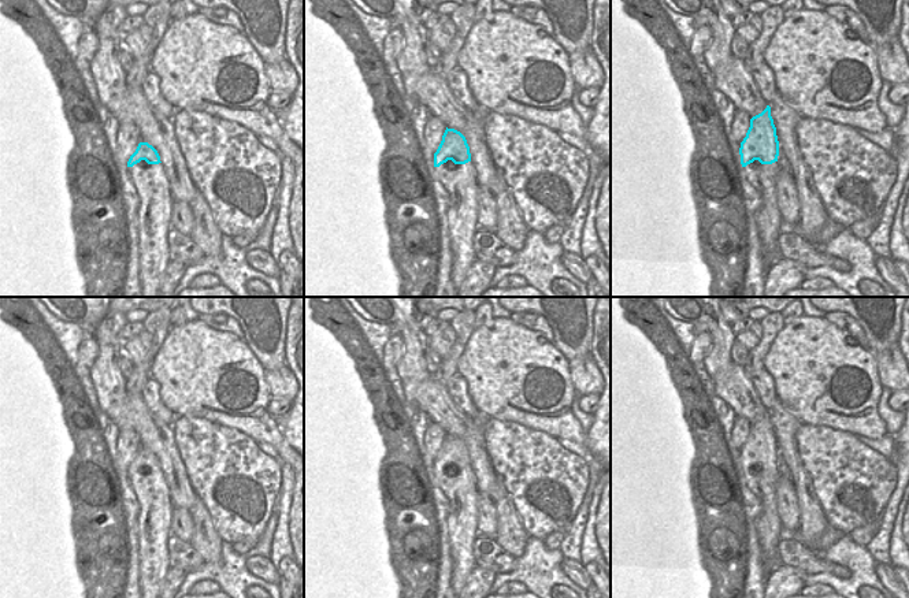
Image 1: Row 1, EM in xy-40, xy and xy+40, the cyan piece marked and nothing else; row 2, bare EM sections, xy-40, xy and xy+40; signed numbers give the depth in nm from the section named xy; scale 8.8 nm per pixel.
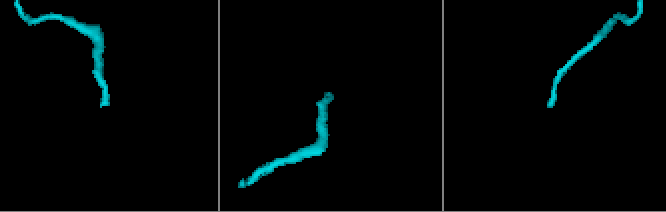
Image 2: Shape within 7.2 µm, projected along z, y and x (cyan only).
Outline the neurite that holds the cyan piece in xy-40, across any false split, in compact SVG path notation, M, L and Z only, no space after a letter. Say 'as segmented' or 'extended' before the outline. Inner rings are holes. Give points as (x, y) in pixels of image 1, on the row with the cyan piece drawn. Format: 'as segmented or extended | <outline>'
extended | M140 142L127 167L141 201L138 207L138 279L142 297L157 297L170 261L168 231L174 198L157 151Z

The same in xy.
extended | M448 129L434 153L434 167L439 182L449 193L448 224L453 267L450 279L459 289L471 264L476 260L472 238L478 224L478 182L465 137Z

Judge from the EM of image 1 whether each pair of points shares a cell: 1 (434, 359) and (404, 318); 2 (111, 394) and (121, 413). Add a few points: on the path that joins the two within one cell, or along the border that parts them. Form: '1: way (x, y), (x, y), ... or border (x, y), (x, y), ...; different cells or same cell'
1: border (427, 346), (426, 370), (430, 374); different cells
2: way (112, 398), (117, 409); same cell

